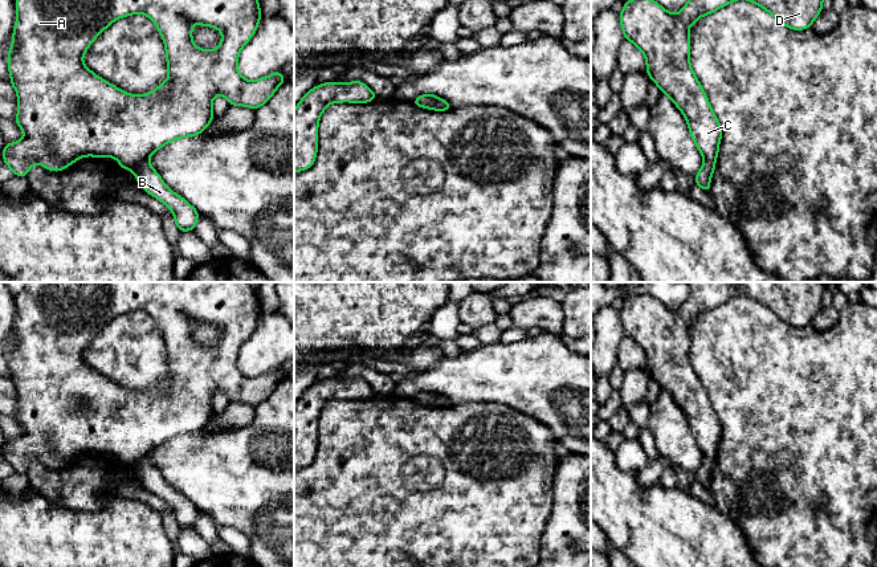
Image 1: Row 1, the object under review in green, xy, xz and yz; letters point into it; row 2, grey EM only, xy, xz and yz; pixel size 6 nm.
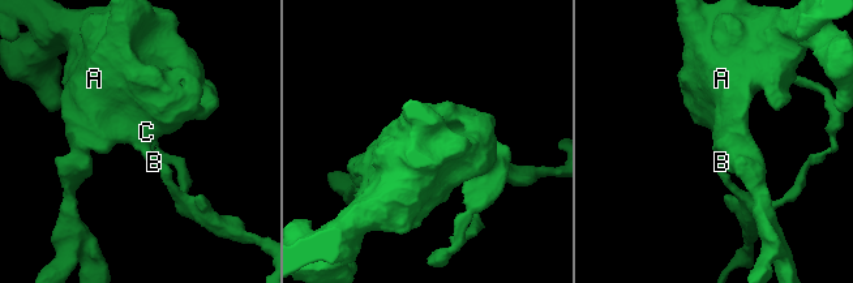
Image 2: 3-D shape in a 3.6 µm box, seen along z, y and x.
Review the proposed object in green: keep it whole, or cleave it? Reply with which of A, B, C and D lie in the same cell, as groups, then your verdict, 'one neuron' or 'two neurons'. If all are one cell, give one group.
A C D / B; two neurons

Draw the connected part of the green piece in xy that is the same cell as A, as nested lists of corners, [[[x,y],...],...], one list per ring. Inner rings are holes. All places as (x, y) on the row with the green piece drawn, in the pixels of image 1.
[[[16,0],[16,11],[17,20],[13,26],[12,48],[8,50],[8,72],[11,74],[11,85],[16,90],[19,101],[19,111],[13,121],[23,130],[24,138],[15,143],[7,143],[3,148],[4,164],[7,164],[13,171],[15,176],[26,176],[33,164],[41,164],[46,170],[58,172],[83,156],[110,156],[117,159],[122,168],[134,172],[138,166],[148,160],[148,158],[164,144],[175,142],[179,138],[196,136],[203,132],[211,125],[215,117],[212,110],[212,99],[215,97],[223,95],[227,98],[229,105],[246,106],[256,110],[265,105],[273,97],[276,90],[282,83],[285,83],[285,78],[281,70],[254,81],[248,81],[240,74],[237,69],[238,53],[253,37],[258,28],[258,21],[262,17],[258,0]],[[134,13],[142,13],[150,17],[156,25],[156,29],[164,41],[168,69],[168,79],[162,82],[155,90],[143,95],[129,94],[125,90],[118,89],[117,86],[109,83],[106,79],[99,78],[82,62],[87,48],[109,25],[121,17],[131,16]],[[193,24],[212,26],[220,30],[223,41],[215,50],[204,50],[193,44]]]

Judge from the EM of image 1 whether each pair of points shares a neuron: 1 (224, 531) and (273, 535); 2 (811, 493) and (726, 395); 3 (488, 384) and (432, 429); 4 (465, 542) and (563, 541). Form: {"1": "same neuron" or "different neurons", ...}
{"1": "different neurons", "2": "same neuron", "3": "different neurons", "4": "different neurons"}

